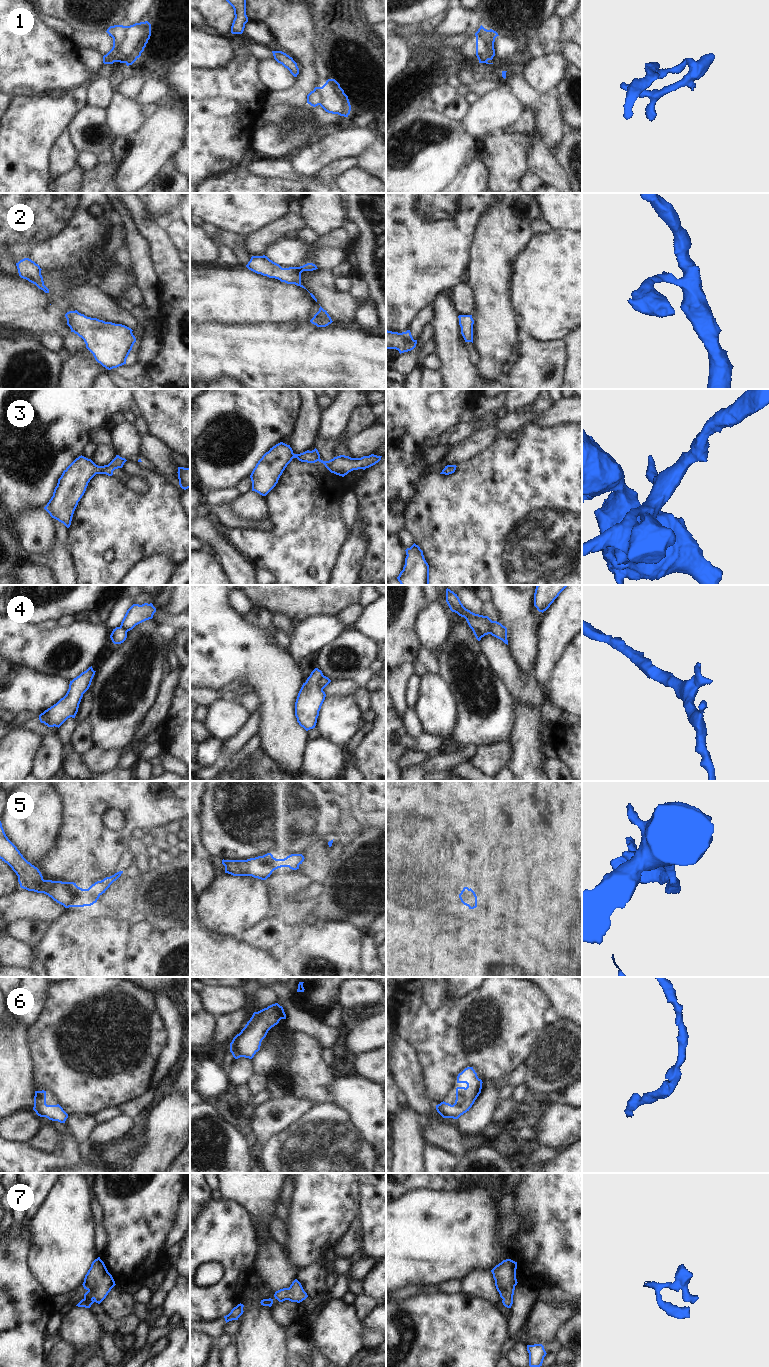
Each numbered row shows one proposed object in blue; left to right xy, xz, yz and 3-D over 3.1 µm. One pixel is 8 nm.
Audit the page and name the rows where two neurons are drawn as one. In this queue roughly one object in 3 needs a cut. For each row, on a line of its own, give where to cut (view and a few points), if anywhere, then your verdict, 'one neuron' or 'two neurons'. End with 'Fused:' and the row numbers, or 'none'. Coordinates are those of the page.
1: cut in xy along (125, 26), (125, 36), (119, 44), (119, 55), (124, 62); two neurons
2: no cut; one neuron
3: no cut; one neuron
4: cut in yz along (494, 621), (491, 628), (485, 633), (479, 633), (472, 629); two neurons
5: no cut; one neuron
6: no cut; one neuron
7: no cut; one neuron
Fused: 1, 4

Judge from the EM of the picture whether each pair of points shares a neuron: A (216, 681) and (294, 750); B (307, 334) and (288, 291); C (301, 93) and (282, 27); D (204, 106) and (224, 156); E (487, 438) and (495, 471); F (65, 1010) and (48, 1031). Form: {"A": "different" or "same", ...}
{"A": "same", "B": "different", "C": "same", "D": "same", "E": "different", "F": "same"}

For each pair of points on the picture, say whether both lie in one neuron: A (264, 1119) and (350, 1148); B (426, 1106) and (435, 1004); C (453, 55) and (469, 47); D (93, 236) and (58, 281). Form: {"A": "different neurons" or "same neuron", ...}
{"A": "different neurons", "B": "different neurons", "C": "same neuron", "D": "different neurons"}

